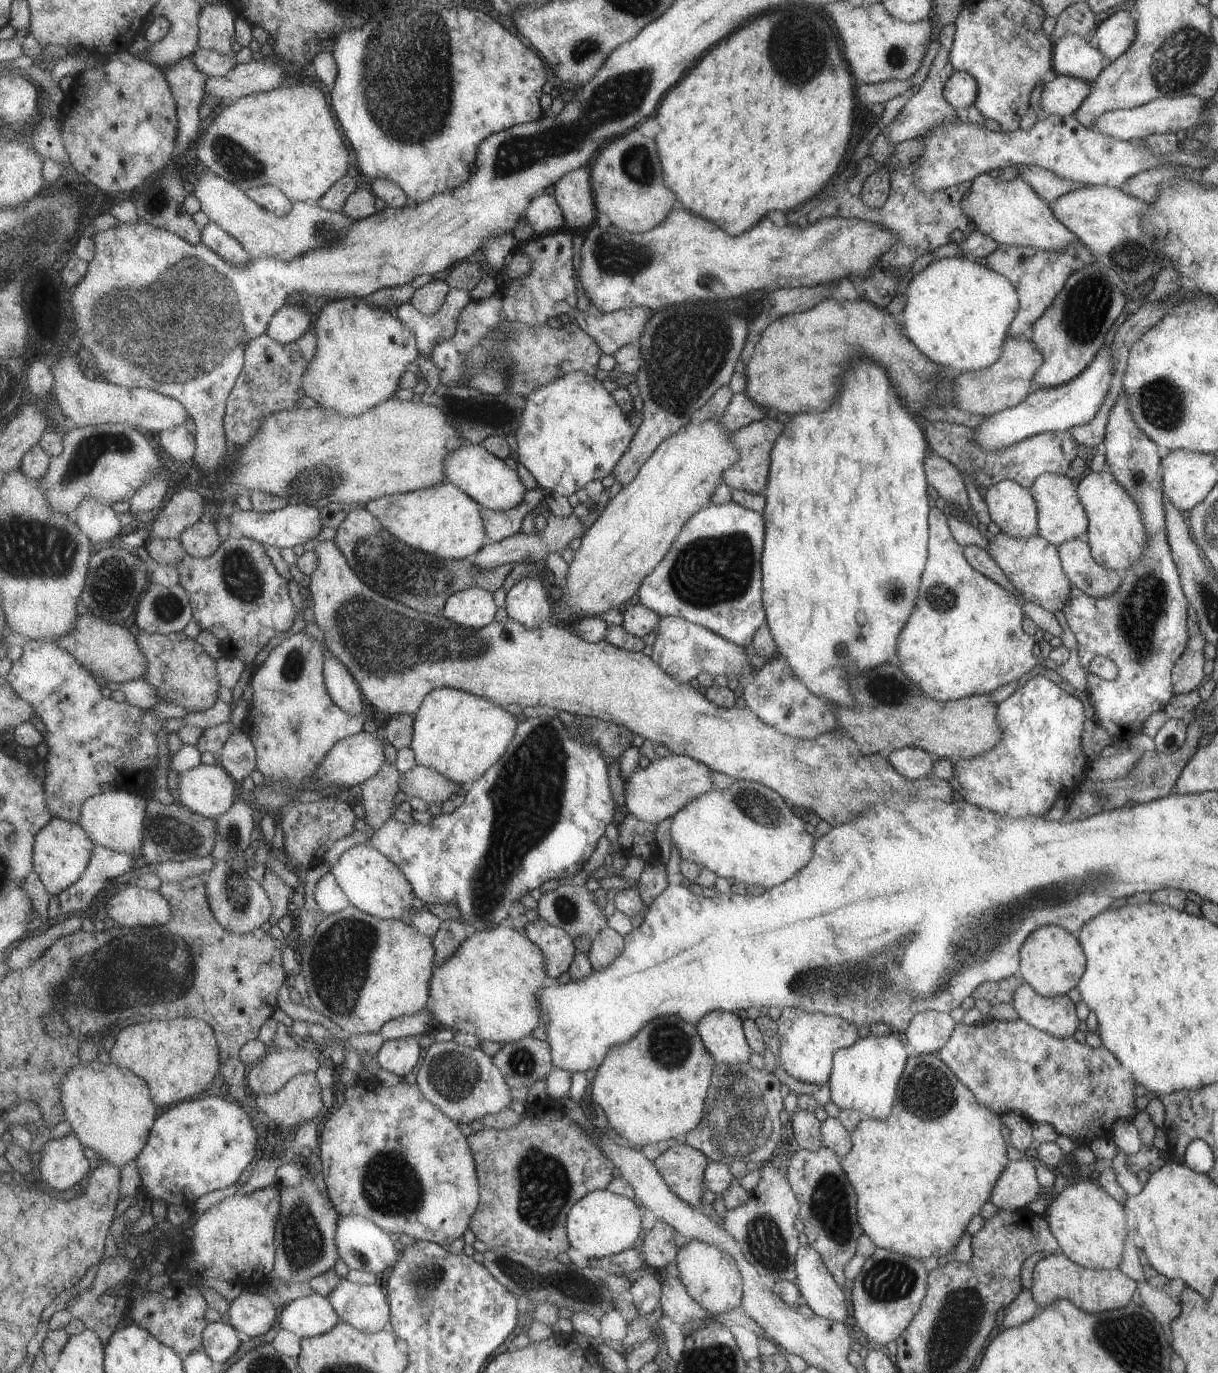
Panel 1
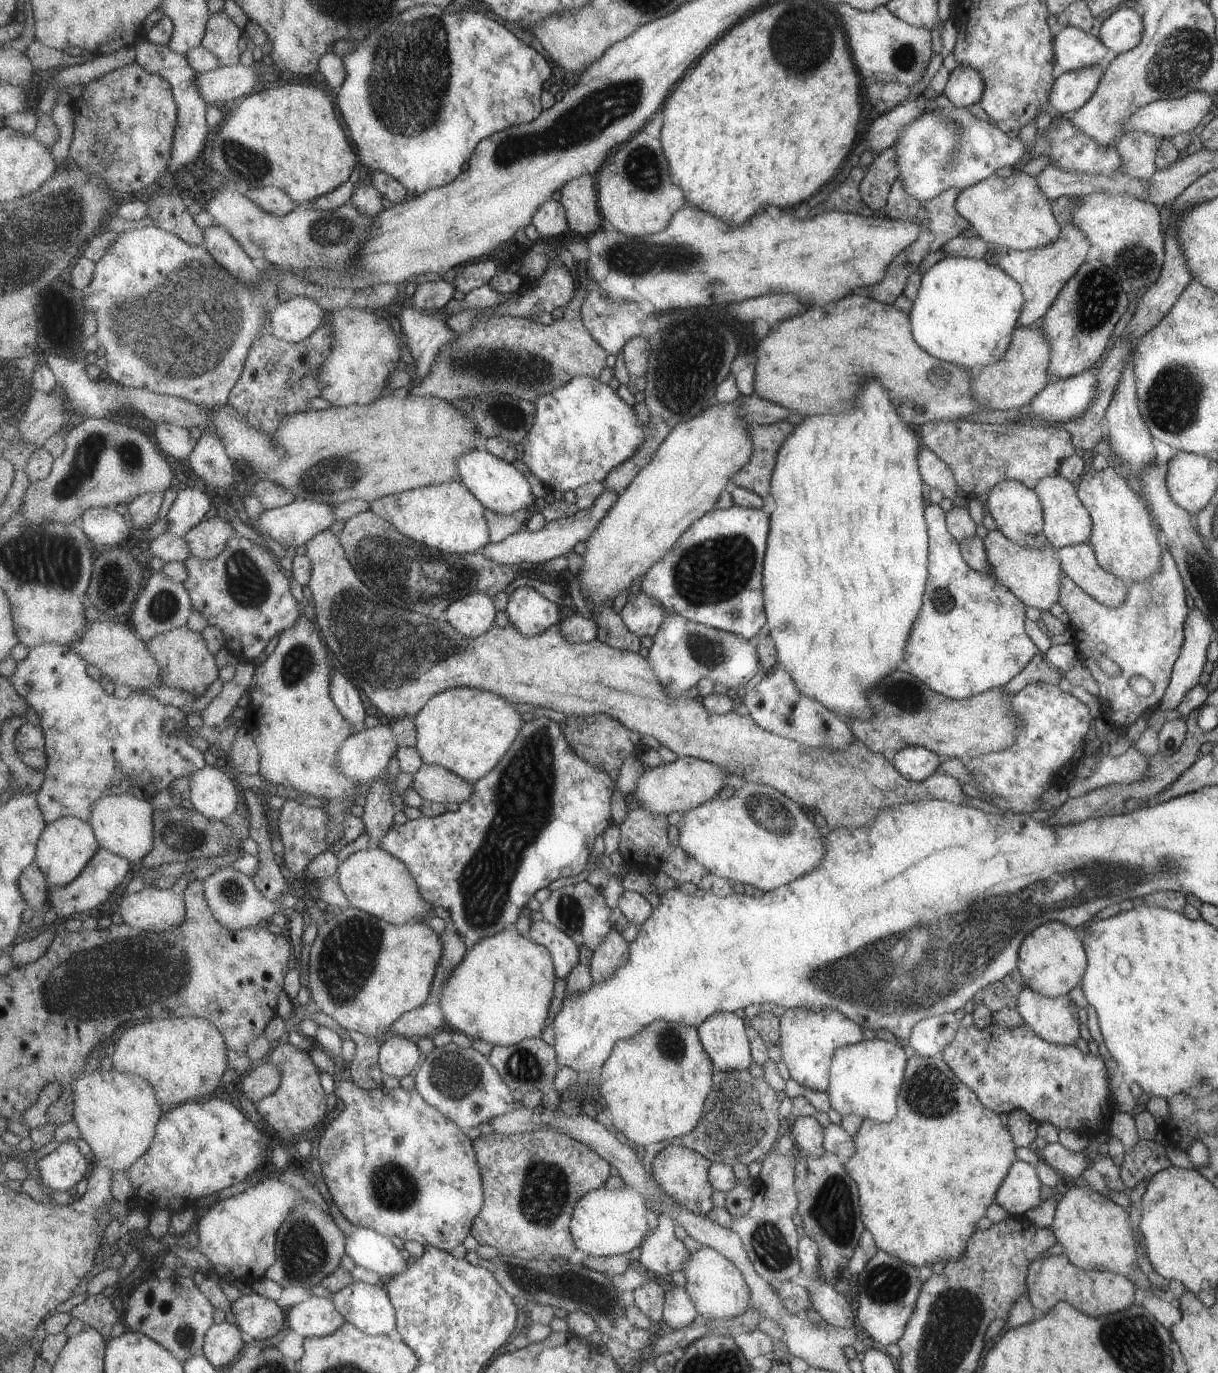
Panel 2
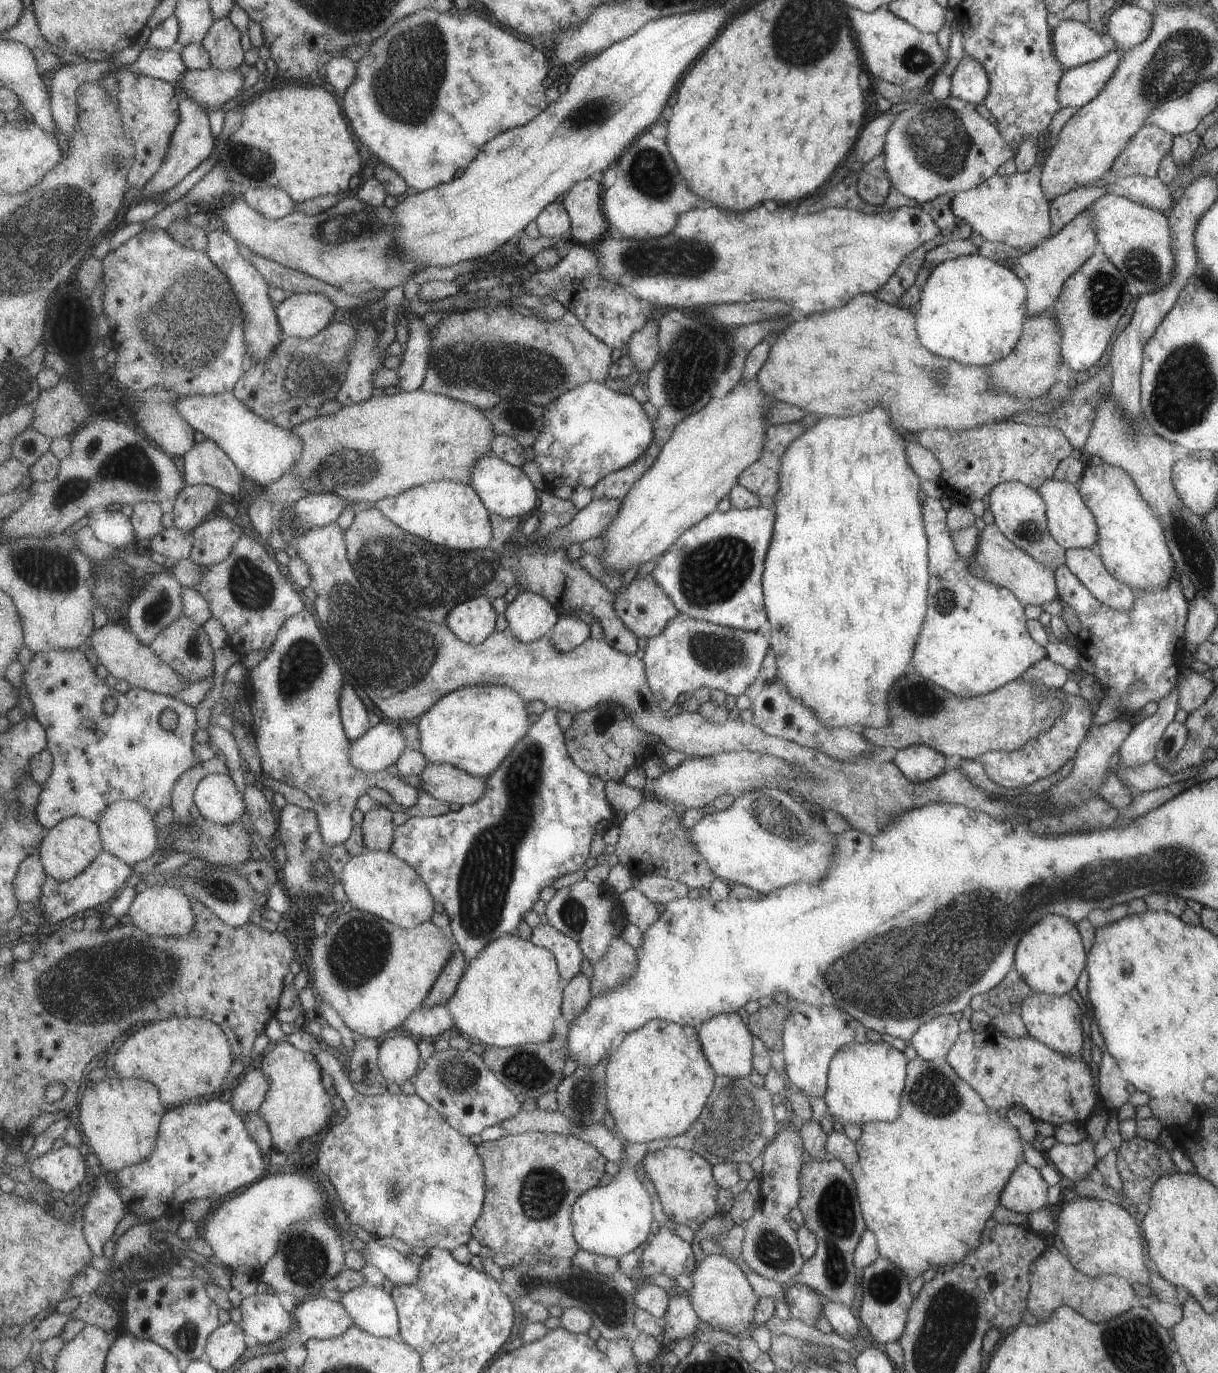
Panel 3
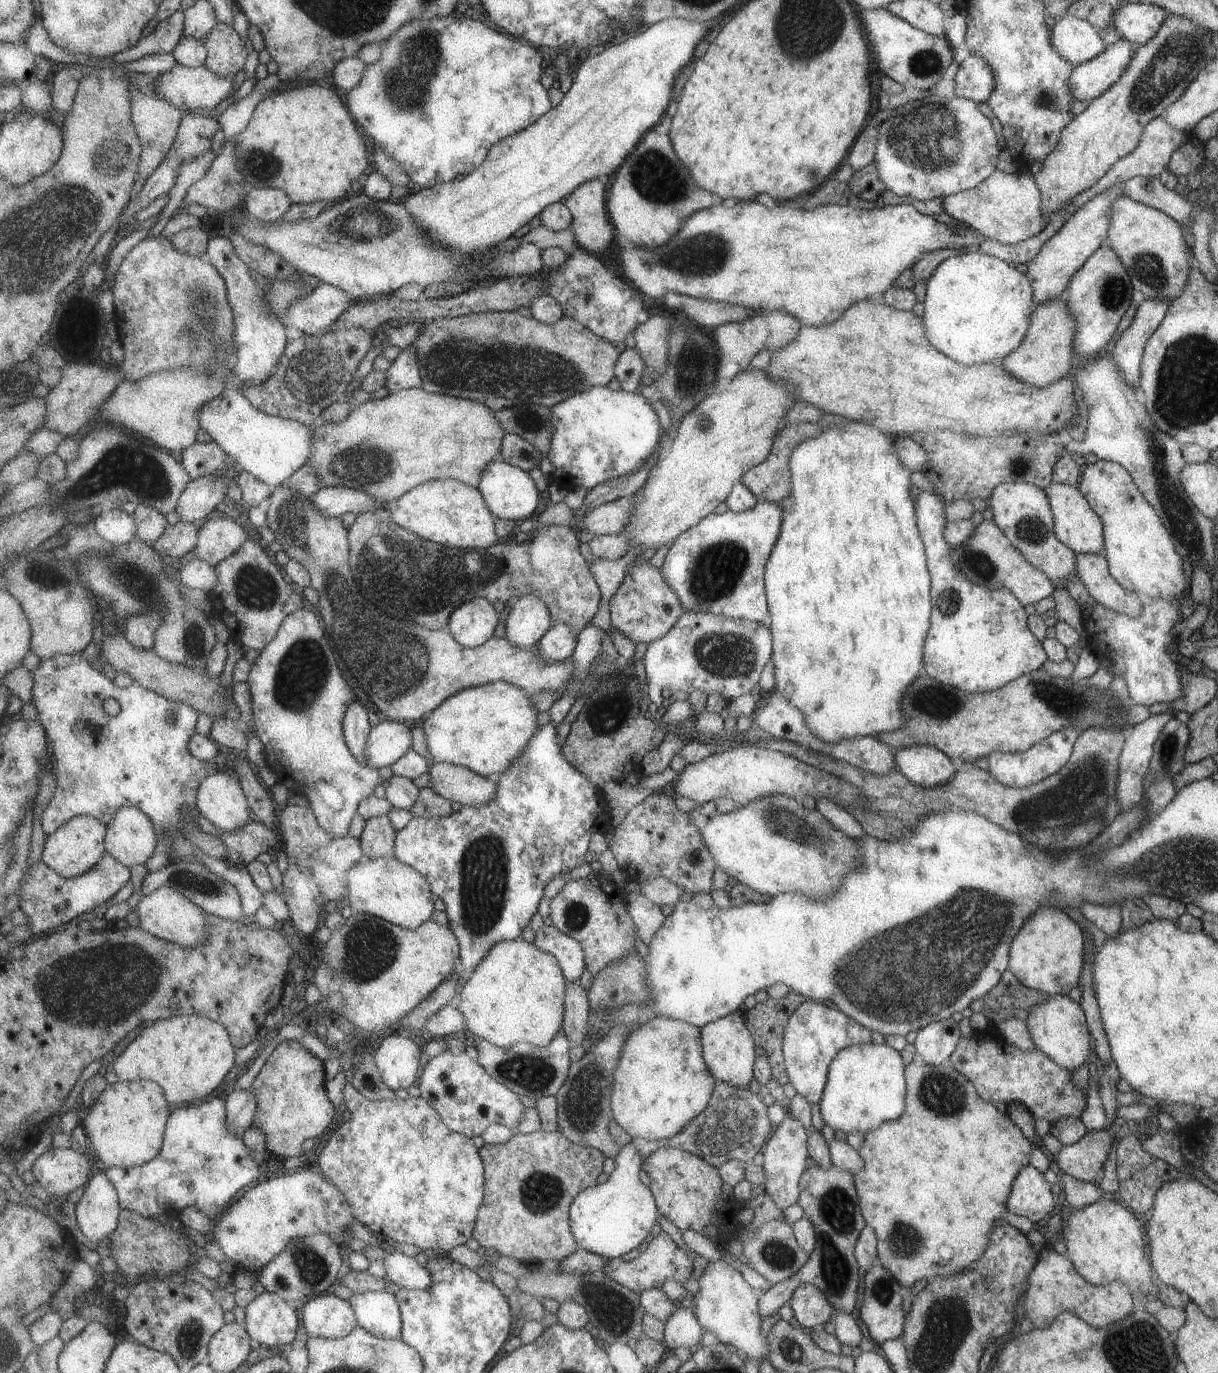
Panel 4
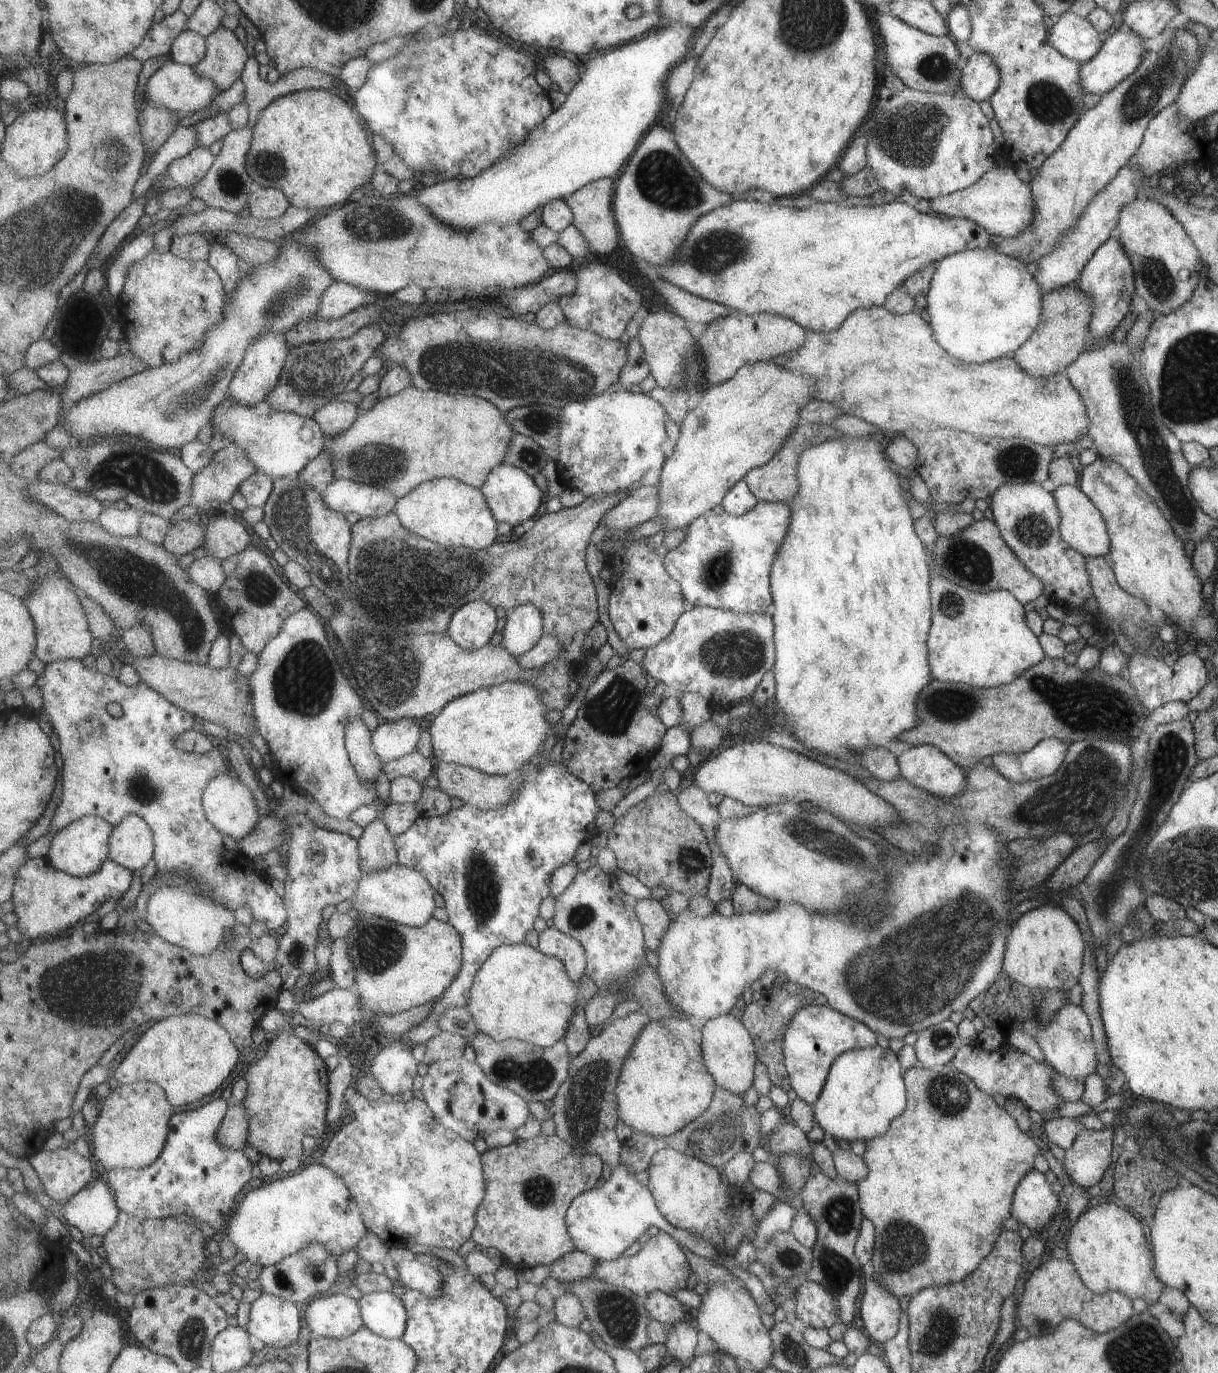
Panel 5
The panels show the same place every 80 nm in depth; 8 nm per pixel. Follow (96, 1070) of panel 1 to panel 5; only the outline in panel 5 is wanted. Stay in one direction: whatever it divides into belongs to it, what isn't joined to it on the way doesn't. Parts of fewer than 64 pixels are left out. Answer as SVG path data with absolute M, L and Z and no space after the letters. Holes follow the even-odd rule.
M139 1081L132 1085L120 1085L106 1098L101 1114L90 1129L94 1154L92 1160L99 1160L107 1170L114 1168L145 1168L153 1164L164 1151L168 1142L169 1121L177 1114L178 1108L169 1100L166 1090L151 1081Z

